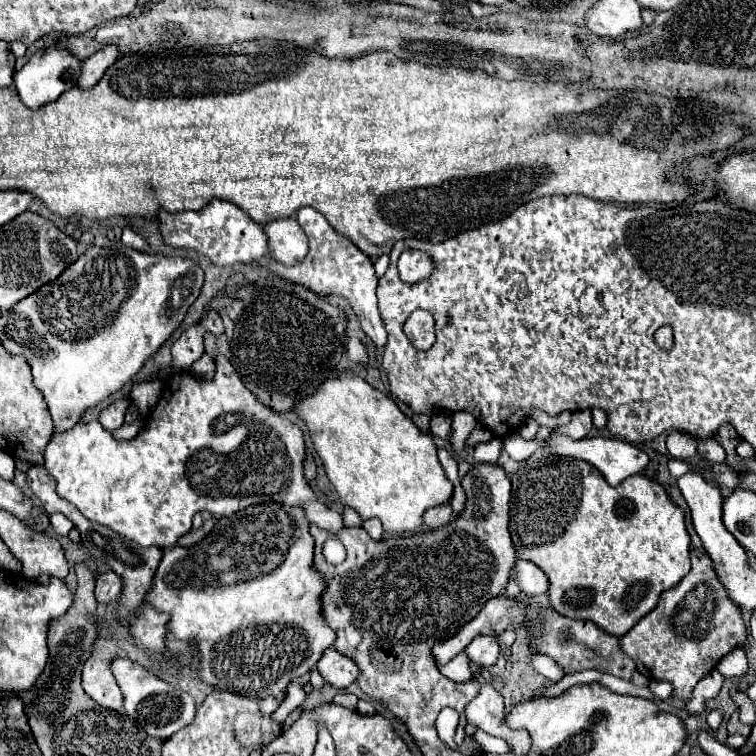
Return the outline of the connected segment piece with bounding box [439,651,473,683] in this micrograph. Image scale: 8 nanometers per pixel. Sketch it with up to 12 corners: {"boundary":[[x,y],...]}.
{"boundary":[[465,651],[439,667],[447,679],[469,681],[471,667]]}

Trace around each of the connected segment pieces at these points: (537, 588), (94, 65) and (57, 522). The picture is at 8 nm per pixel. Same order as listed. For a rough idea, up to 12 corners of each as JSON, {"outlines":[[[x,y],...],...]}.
{"outlines":[[[517,561],[517,581],[525,595],[543,595],[547,575],[531,561]],[[109,45],[83,61],[79,89],[93,87],[119,57]],[[63,513],[49,515],[57,535],[69,535],[73,523]]]}

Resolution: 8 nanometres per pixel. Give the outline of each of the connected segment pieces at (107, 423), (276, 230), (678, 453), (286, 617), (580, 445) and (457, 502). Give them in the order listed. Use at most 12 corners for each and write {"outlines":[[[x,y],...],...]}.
{"outlines":[[[127,399],[111,403],[99,413],[99,423],[107,431],[123,425]],[[295,217],[265,223],[271,257],[305,259],[309,243]],[[673,431],[667,449],[675,459],[693,457],[695,437]],[[303,507],[163,551],[145,601],[199,677],[283,701],[335,631]],[[551,437],[547,453],[591,463],[613,487],[643,471],[645,451],[611,437]],[[459,485],[455,487],[455,495],[451,499],[453,517],[463,511],[467,499],[465,491]]]}

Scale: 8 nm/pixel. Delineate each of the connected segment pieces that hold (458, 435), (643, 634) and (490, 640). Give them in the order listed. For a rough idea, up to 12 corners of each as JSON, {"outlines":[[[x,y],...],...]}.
{"outlines":[[[459,411],[453,415],[455,451],[465,449],[465,439],[477,425],[477,419]],[[707,553],[623,639],[637,671],[693,687],[747,648]],[[477,635],[467,645],[471,663],[491,667],[499,657],[495,637]]]}

